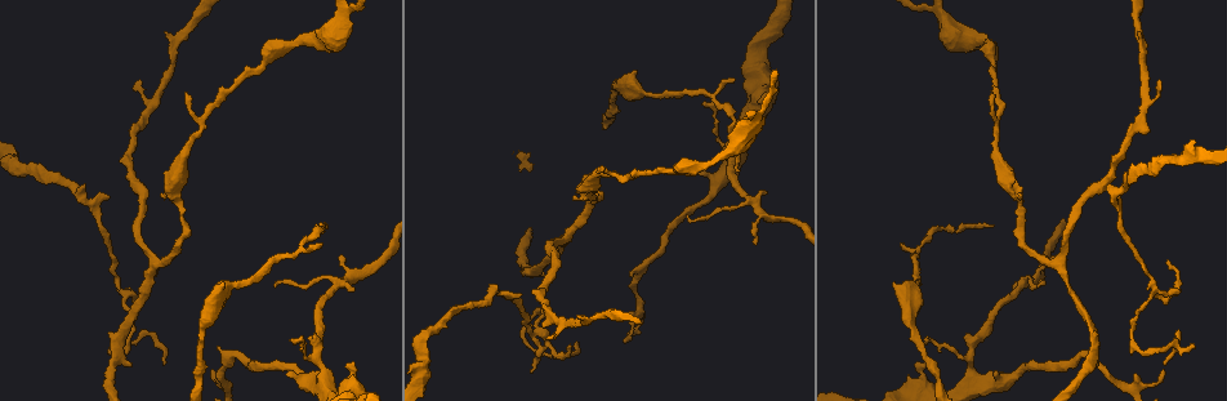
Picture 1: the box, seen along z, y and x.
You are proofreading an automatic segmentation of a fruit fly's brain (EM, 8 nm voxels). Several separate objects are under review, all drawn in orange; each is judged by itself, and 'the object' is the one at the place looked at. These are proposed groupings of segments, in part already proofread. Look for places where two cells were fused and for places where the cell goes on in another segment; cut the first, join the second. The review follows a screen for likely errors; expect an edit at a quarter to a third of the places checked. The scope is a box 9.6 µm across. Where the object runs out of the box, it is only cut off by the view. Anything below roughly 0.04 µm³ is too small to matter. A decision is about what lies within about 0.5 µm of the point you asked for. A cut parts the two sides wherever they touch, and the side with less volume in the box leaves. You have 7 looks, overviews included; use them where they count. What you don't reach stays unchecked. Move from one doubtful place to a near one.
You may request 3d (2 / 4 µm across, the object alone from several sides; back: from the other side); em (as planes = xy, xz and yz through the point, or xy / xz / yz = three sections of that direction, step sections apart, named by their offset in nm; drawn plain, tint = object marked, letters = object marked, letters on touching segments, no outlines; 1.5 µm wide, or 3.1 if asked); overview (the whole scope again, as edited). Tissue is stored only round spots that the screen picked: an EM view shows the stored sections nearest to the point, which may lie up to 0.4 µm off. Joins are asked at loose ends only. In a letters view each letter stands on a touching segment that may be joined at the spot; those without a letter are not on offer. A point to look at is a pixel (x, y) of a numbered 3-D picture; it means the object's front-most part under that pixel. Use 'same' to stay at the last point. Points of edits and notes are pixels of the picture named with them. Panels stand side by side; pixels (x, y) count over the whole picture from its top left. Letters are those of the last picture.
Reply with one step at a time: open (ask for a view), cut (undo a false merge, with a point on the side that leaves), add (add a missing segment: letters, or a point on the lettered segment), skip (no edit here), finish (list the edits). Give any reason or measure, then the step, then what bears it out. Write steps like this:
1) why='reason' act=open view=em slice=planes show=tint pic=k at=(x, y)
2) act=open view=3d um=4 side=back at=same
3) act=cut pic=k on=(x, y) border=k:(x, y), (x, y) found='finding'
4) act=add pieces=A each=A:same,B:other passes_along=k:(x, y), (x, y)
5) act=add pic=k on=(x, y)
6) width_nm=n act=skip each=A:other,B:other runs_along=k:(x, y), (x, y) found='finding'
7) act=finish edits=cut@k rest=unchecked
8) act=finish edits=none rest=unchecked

why='branch stops here' act=open view=3d um=2 pic=1 at=(992, 225)

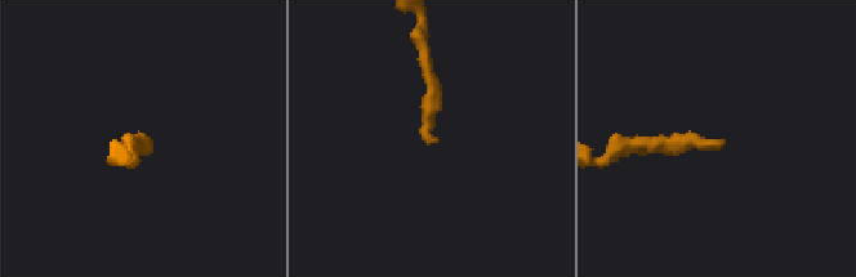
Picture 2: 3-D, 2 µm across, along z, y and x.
act=open view=em slice=xz step=8 show=tint pic=2 at=(725, 141)

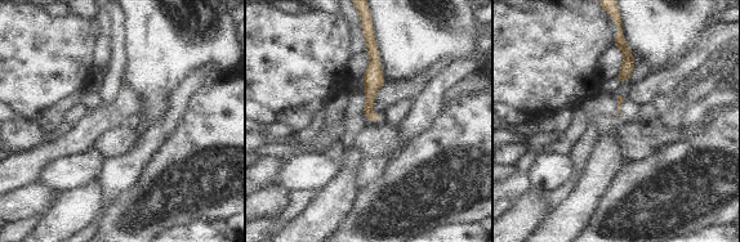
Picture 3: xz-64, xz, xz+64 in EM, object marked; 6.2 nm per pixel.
act=open view=em slice=xz step=8 show=letters at=same

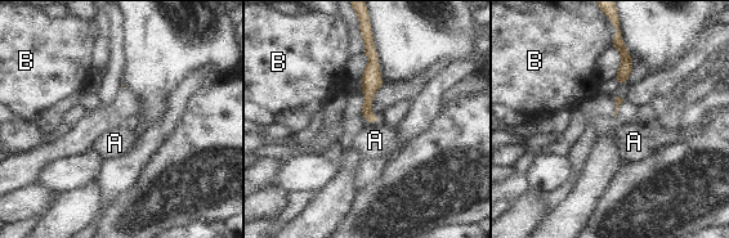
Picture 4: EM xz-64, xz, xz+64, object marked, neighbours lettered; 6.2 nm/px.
act=skip each=A:other,B:other runs_along=4:(370, 46), (369, 112), (376, 118) found='none of them fits'

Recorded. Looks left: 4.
why='sudden change in width' act=open view=em slice=planes show=letters pic=1 at=(910, 317)

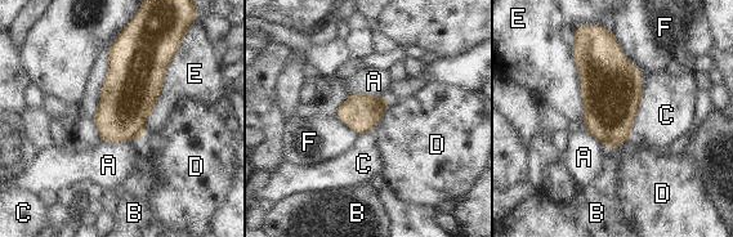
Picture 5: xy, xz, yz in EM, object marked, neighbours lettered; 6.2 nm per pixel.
width_nm=220 longest_contact=E:550nm act=skip each=A:other,B:other,C:other,D:other,E:other,F:other found='one cell here'

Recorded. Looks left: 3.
why='an open end' act=open view=3d um=2 pic=1 at=(601, 169)

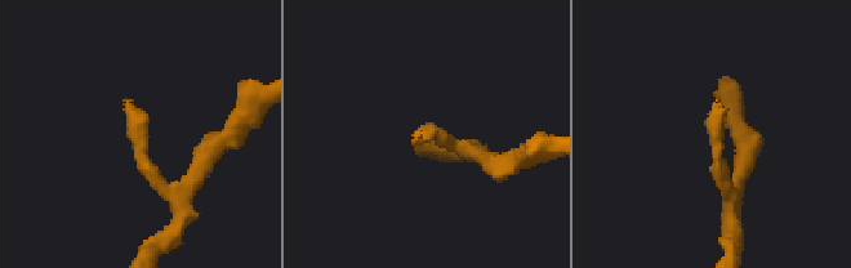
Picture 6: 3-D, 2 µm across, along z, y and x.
act=open view=em slice=xy step=4 show=plain pic=6 at=(130, 99)

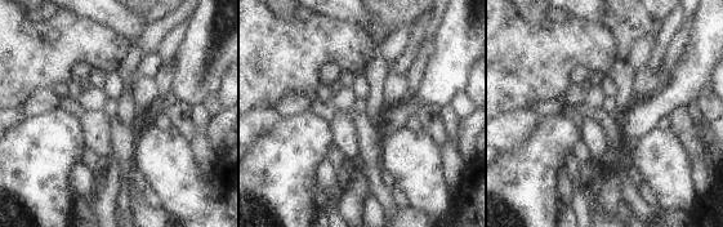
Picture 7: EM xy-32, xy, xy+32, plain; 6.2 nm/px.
act=open view=em slice=xy step=4 show=letters at=same

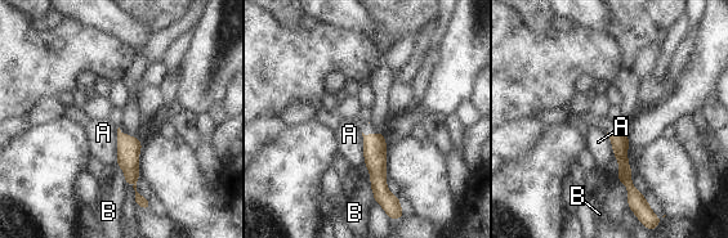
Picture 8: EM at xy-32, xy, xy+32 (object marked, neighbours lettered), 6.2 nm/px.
act=skip each=A:other,B:other runs_along=8:(616, 134), (625, 179), (634, 197) found='none of them fits'

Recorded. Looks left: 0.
act=finish edits=none rest=unchecked

